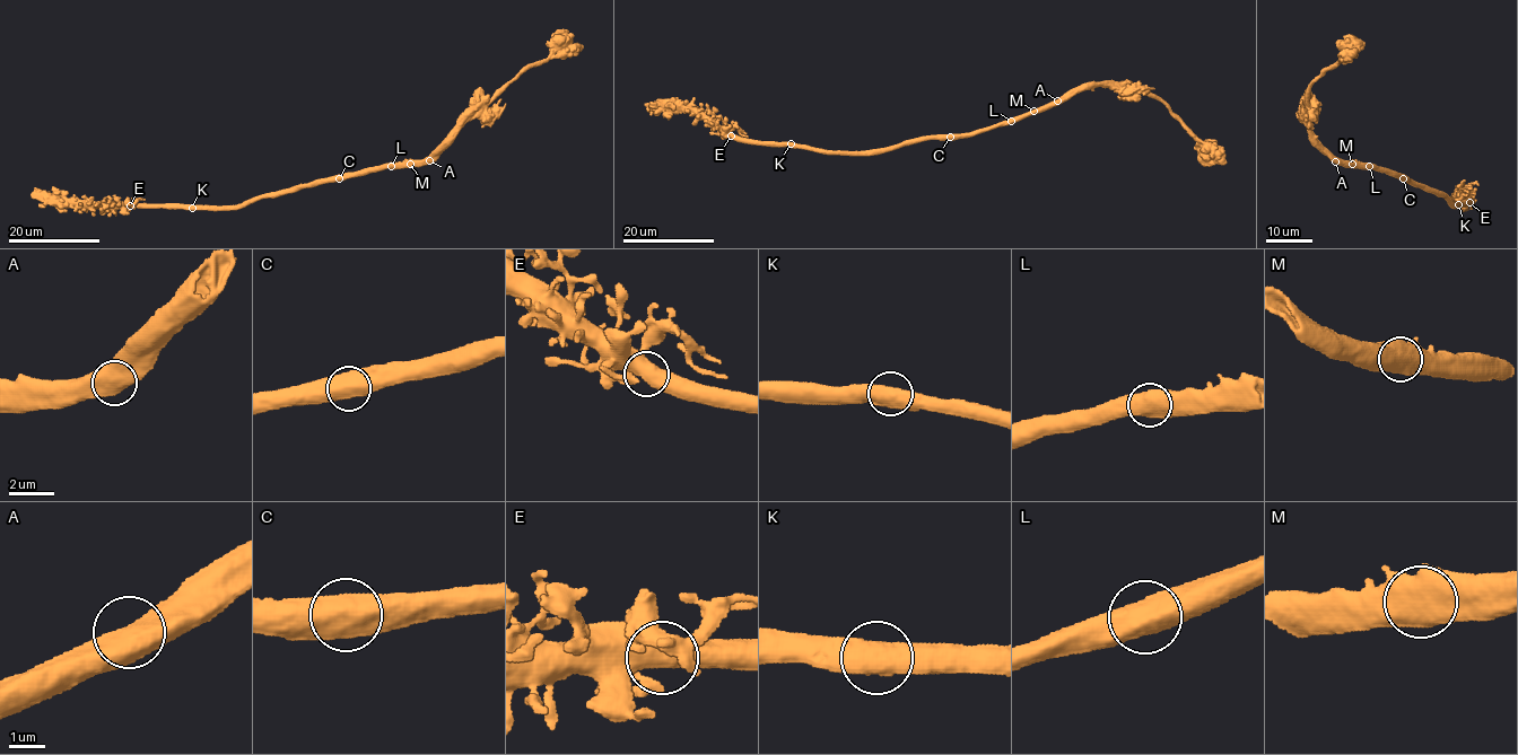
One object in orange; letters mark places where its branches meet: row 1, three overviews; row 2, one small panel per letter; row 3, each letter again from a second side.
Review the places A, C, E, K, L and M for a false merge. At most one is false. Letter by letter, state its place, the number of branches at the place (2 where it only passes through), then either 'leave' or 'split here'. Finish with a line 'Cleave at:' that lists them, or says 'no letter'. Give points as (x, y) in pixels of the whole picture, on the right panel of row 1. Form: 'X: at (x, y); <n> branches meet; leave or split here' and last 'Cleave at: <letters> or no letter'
A: at (1335, 161); 2 branches meet; leave
C: at (1403, 178); 2 branches meet; leave
E: at (1469, 202); 2 branches meet; leave
K: at (1458, 204); 2 branches meet; leave
L: at (1369, 166); 2 branches meet; leave
M: at (1352, 164); 1 branches meet; leave
Cleave at: no letter

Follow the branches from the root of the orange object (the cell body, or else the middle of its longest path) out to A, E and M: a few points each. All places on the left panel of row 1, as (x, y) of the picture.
A: (487, 114), (470, 115), (429, 160)
E: (487, 114), (469, 115), (422, 160), (319, 180), (236, 205), (130, 205)
M: (487, 114), (469, 115), (428, 157), (410, 164)

